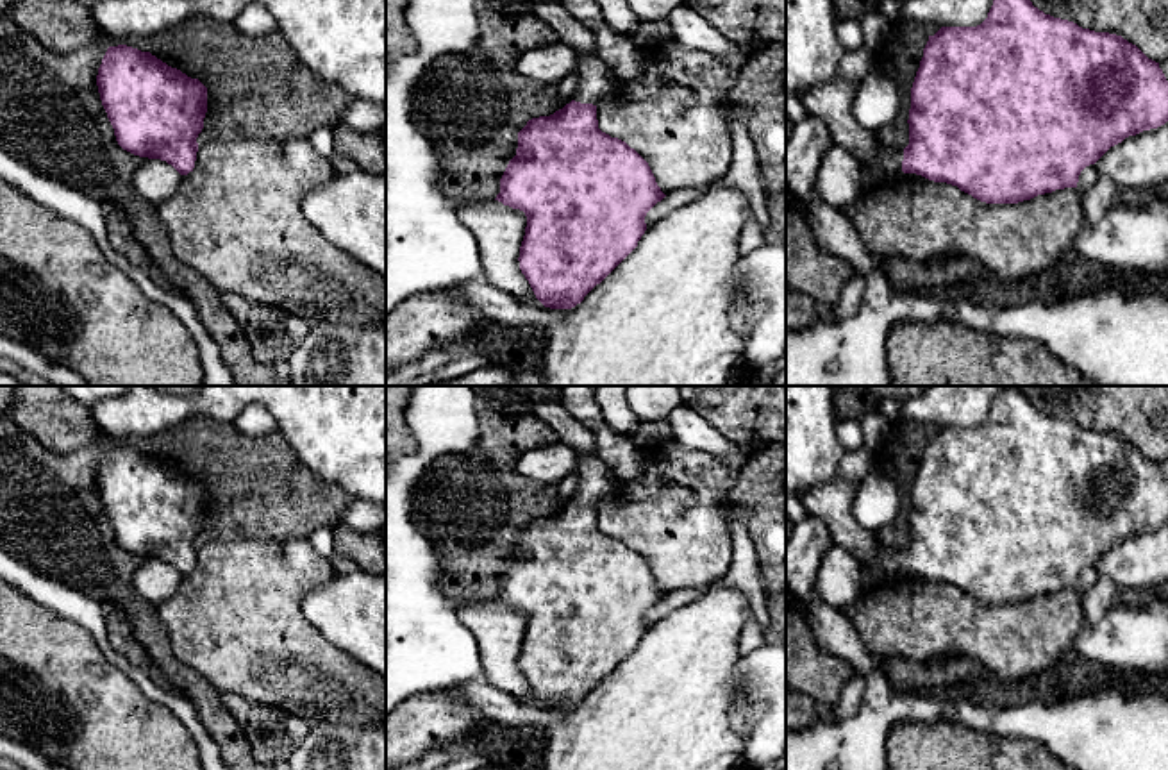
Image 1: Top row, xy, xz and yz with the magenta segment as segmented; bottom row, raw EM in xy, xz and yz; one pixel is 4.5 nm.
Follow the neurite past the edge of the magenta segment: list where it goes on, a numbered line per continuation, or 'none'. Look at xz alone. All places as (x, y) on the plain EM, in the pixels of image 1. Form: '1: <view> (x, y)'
1: xz (595, 481)

